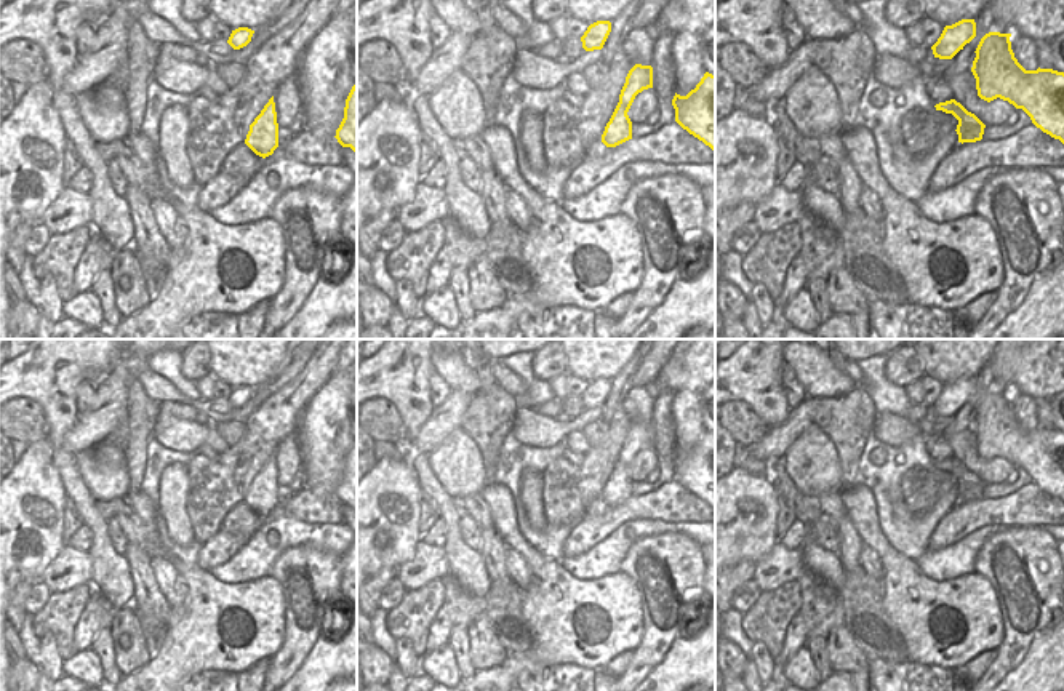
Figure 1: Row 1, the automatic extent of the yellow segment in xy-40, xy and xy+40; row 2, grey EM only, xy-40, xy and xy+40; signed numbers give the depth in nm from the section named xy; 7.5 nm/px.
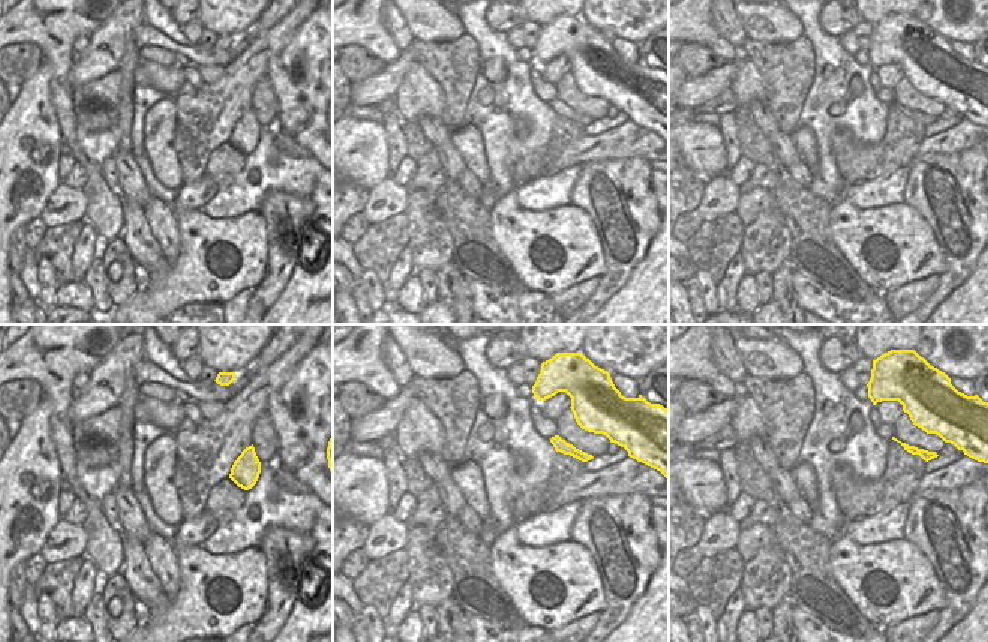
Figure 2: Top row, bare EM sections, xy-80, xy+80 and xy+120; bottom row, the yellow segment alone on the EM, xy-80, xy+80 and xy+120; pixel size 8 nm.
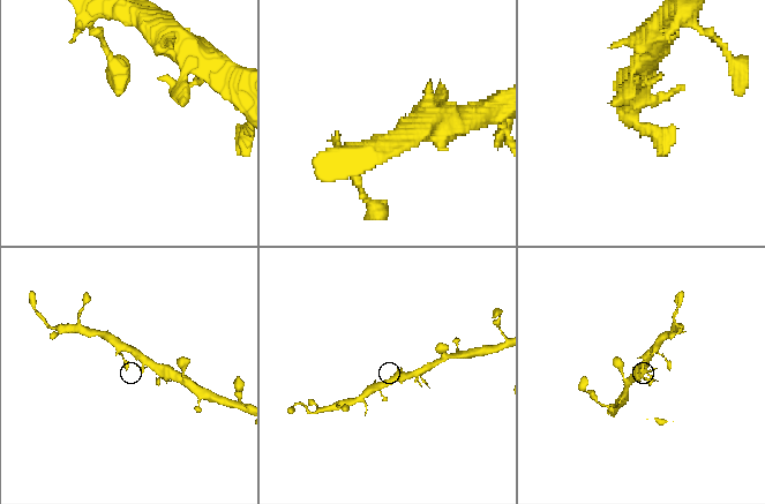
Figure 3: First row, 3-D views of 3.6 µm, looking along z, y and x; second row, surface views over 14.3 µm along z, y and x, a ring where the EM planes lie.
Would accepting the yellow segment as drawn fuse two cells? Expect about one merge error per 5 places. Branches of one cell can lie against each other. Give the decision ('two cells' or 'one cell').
one cell

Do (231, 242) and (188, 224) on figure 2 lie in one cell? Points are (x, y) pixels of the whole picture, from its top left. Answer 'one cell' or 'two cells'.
one cell

